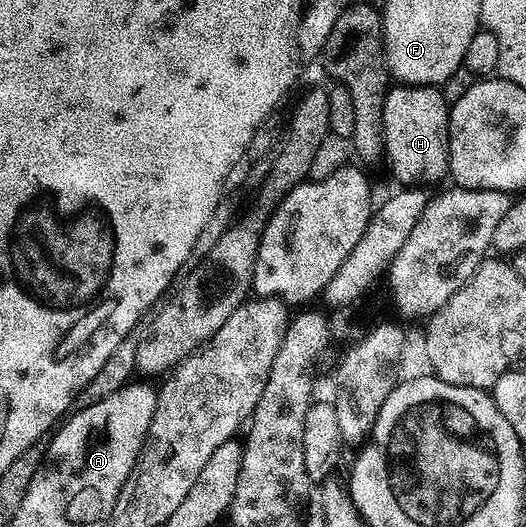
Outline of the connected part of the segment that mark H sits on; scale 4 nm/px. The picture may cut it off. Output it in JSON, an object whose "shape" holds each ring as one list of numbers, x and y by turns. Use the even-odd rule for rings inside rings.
{"shape":[[398,84,391,87,384,98,384,153,385,163,390,163,394,176,402,186,427,186,445,177,449,166,449,146,447,128,450,120,450,108,442,97,441,87,429,84]]}

